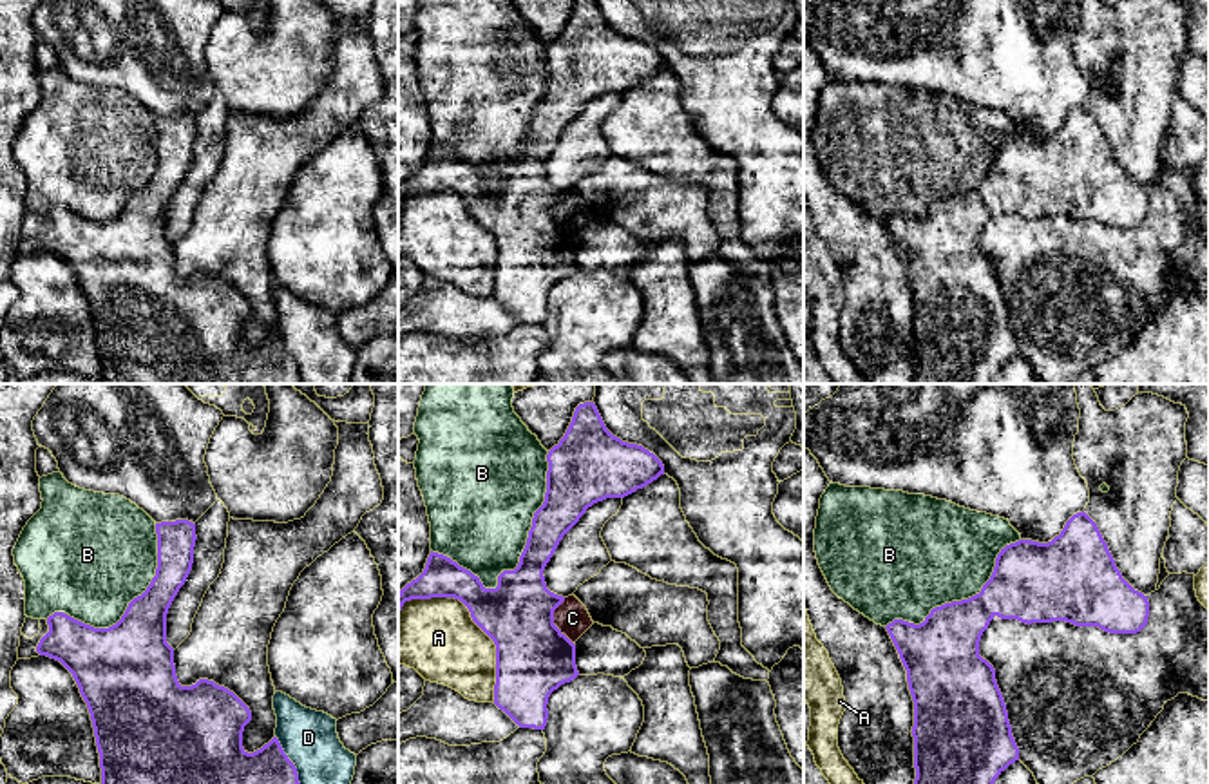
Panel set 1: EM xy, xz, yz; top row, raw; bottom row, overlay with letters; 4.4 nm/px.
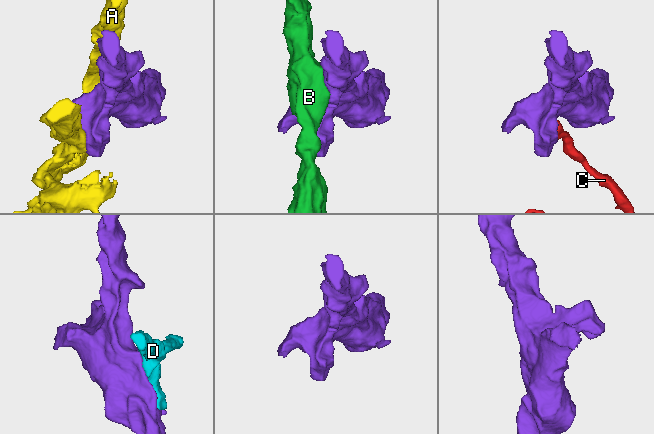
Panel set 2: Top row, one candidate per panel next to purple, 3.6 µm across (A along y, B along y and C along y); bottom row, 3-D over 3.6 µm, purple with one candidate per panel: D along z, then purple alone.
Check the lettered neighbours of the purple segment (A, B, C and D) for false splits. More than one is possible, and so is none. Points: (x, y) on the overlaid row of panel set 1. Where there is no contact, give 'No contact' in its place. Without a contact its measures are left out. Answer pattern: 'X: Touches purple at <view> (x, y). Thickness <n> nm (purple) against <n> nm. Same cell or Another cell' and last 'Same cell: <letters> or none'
A: Touches purple at xz (476, 623). Thickness 320 nm (purple) against 340 nm. Another cell
B: Touches purple at xz (520, 556). Thickness 300 nm (purple) against 460 nm. Another cell
C: Touches purple at xz (552, 621). Thickness 340 nm (purple) against 150 nm. Another cell
D: Touches purple at xy (288, 759). Thickness 170 nm (purple) against 240 nm. Another cell
Same cell: none

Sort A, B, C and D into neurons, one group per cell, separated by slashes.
A / B / C / D

